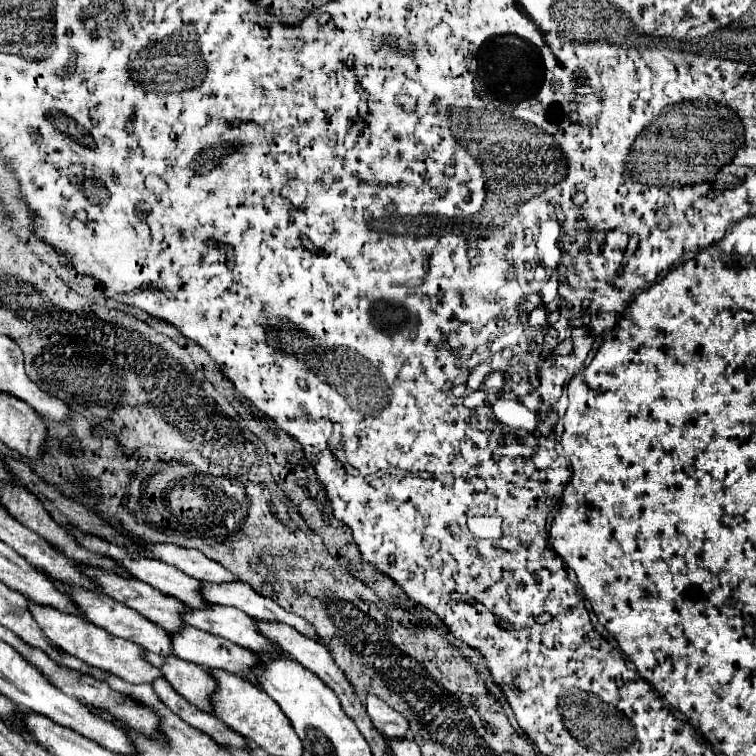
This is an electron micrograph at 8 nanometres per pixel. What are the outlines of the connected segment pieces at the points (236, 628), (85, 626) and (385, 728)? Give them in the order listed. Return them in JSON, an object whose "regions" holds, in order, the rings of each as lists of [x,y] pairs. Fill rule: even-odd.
{"regions":[[[[207,605],[205,609],[187,609],[181,615],[183,623],[193,625],[197,629],[209,631],[213,635],[219,635],[223,639],[229,639],[231,643],[237,643],[241,647],[247,647],[251,651],[269,651],[269,653],[281,653],[273,643],[269,643],[255,627],[255,621],[245,615],[243,611],[237,611],[233,607],[225,605]]],[[[27,601],[27,603],[29,603],[29,611],[35,617],[35,621],[39,623],[41,631],[53,641],[55,647],[61,647],[61,651],[65,651],[67,655],[81,659],[83,663],[87,663],[91,667],[109,671],[127,683],[153,683],[153,679],[157,679],[157,675],[161,675],[161,671],[157,671],[157,667],[153,667],[151,663],[145,661],[141,647],[137,647],[135,643],[113,637],[105,629],[89,623],[87,619],[83,619],[79,615],[71,615],[71,613],[59,611],[55,607],[37,605],[33,601]]],[[[367,695],[365,701],[365,709],[371,717],[371,723],[377,731],[381,731],[383,735],[387,735],[389,739],[395,737],[405,737],[409,731],[409,723],[405,717],[401,717],[395,709],[391,709],[385,701],[381,701],[375,695]]]]}

